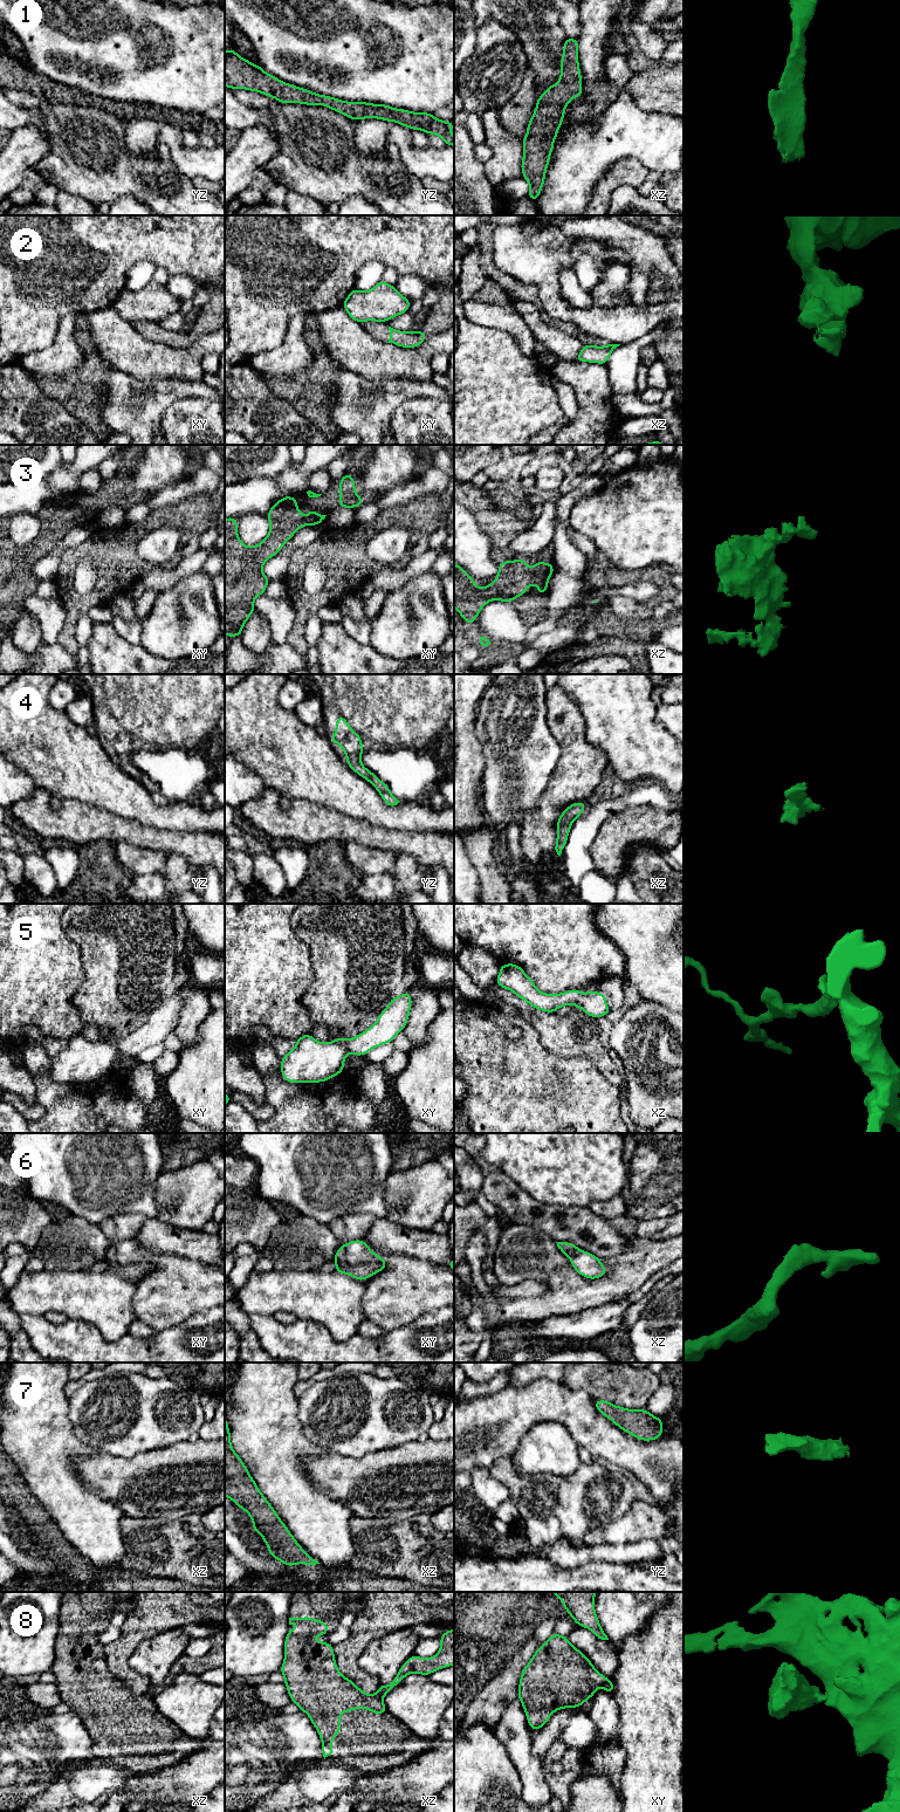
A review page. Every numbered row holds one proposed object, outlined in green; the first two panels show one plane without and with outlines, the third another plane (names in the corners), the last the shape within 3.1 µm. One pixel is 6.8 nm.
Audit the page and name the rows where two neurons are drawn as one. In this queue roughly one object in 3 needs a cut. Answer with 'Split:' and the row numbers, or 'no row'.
Split: 2, 8

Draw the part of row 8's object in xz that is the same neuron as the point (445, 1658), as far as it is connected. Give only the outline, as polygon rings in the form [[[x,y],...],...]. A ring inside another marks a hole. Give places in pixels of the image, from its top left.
[[[454,1628],[445,1632],[439,1639],[441,1641],[441,1648],[433,1657],[424,1659],[414,1654],[411,1655],[410,1659],[401,1665],[393,1681],[389,1686],[379,1684],[376,1694],[383,1698],[411,1673],[428,1676],[433,1672],[454,1665]]]

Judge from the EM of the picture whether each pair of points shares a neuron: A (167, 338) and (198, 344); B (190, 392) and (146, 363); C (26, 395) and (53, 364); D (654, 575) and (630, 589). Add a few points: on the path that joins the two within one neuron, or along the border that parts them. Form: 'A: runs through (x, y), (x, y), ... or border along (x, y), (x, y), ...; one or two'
A: border along (212, 330), (186, 347), (164, 343); two
B: border along (141, 378), (176, 377), (194, 383); two
C: border along (18, 363), (34, 375); two
D: border along (618, 587), (636, 581), (652, 581), (660, 589); two

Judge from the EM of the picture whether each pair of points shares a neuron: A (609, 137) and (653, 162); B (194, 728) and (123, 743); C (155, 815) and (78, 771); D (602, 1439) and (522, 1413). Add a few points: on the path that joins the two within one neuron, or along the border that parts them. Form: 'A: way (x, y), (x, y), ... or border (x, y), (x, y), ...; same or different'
A: way (619, 137), (629, 137), (643, 151); same
B: way (173, 727), (129, 727); same
C: way (136, 802), (97, 780); same
D: way (582, 1419), (575, 1412), (542, 1412); same

